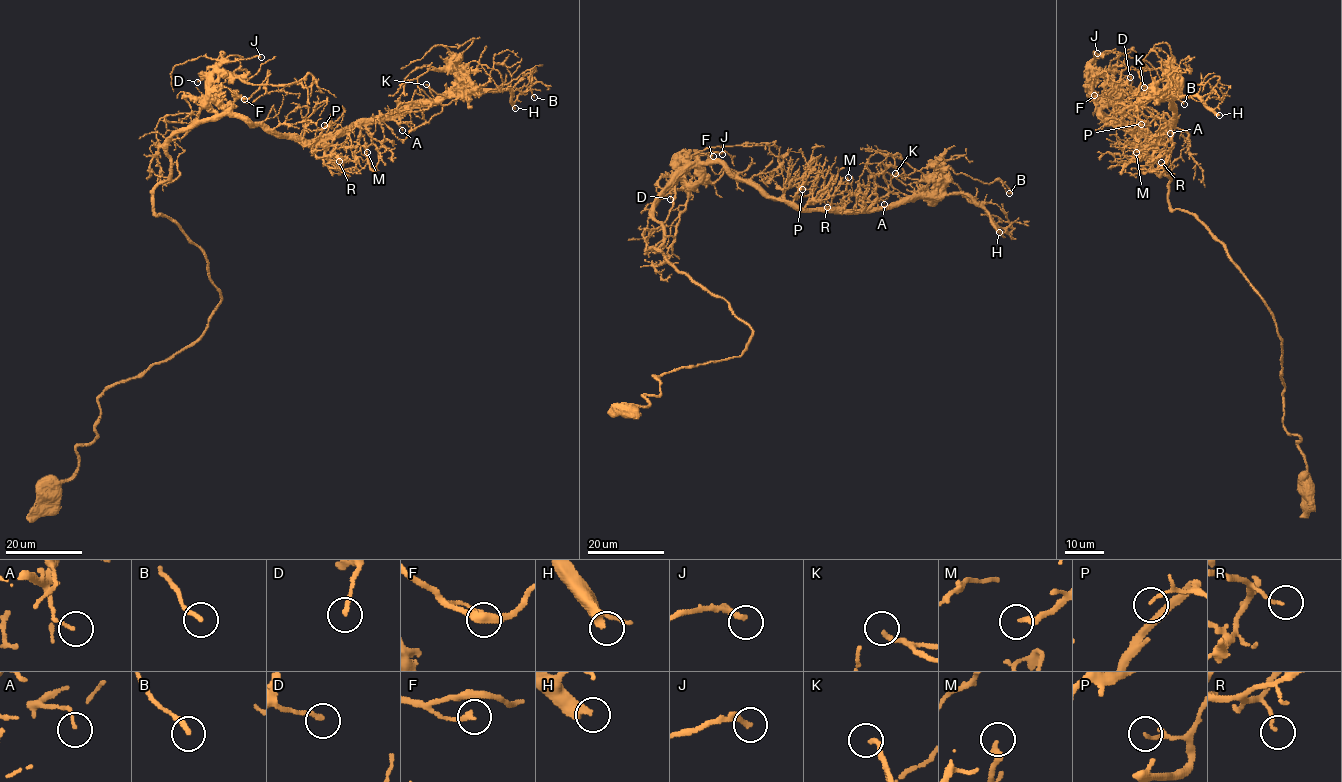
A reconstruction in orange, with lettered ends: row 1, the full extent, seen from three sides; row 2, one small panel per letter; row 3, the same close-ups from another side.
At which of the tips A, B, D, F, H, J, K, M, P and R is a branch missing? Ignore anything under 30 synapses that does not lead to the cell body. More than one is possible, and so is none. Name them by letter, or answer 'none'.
H, J

